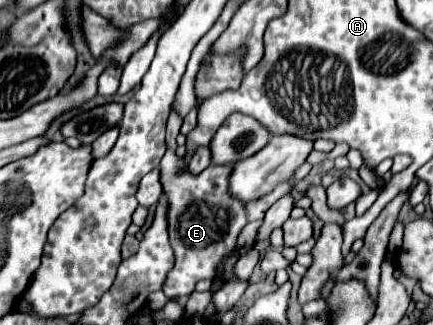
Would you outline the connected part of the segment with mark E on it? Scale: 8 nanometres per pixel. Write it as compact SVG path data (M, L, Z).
M171 112L169 122L167 122L167 140L165 140L167 152L159 166L163 192L169 200L167 230L169 230L169 242L171 242L173 254L175 254L175 264L169 270L169 274L163 282L163 288L161 288L169 300L189 296L195 290L195 284L199 280L207 280L207 278L213 280L221 262L233 252L233 248L237 244L237 236L243 230L243 226L253 220L263 220L263 216L271 208L271 204L277 198L281 198L285 192L289 192L312 169L312 165L306 162L295 170L293 182L277 184L277 188L273 192L261 196L261 200L241 202L241 200L233 198L229 192L229 176L233 172L233 164L225 164L225 166L211 164L205 172L201 172L197 176L193 176L189 170L183 168L183 158L179 158L175 154L175 148L177 148L175 138L179 134L181 122L183 120L175 112Z

